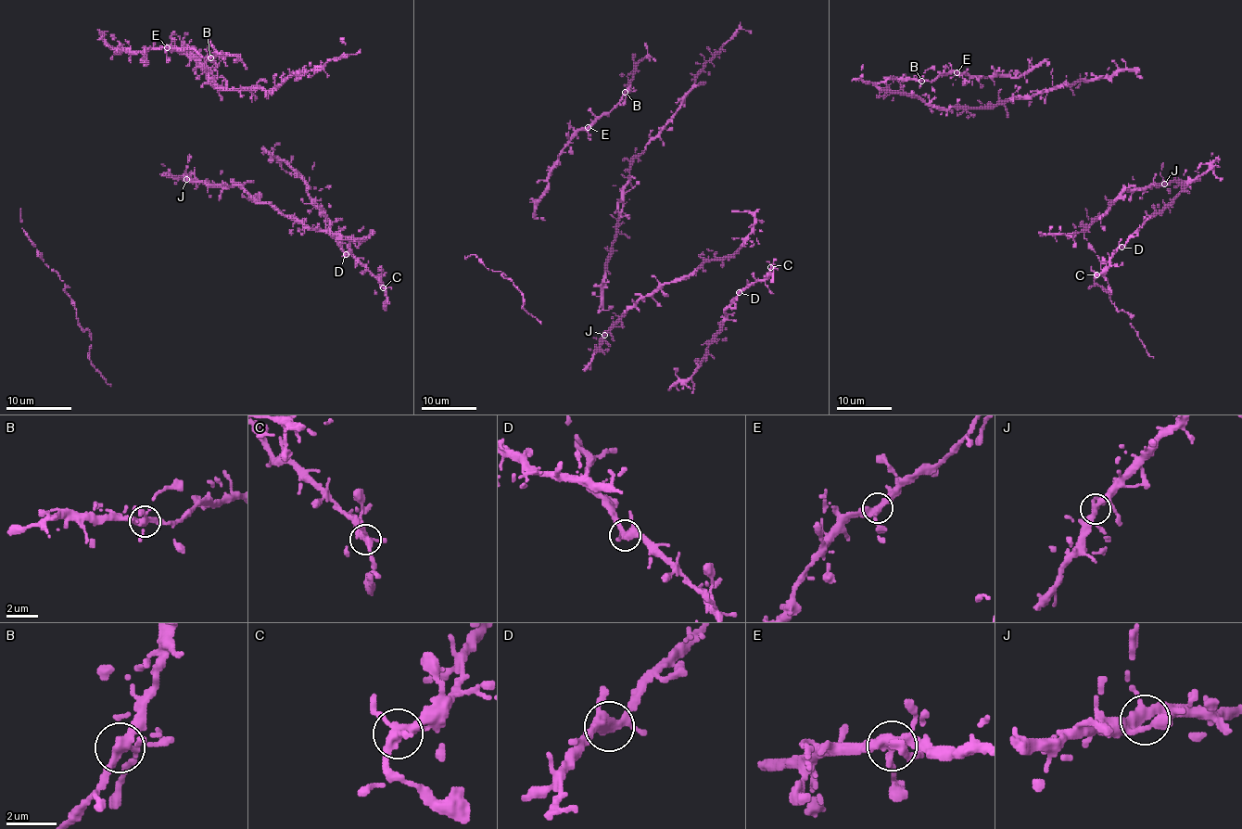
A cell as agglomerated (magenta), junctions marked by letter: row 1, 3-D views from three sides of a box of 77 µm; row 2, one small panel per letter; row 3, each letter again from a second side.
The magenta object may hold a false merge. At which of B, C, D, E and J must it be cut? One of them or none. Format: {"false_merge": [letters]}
{"false_merge": []}

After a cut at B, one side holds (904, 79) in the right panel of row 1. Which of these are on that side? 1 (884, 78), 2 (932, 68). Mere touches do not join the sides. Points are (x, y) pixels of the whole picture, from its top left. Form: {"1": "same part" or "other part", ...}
{"1": "same part", "2": "same part"}

